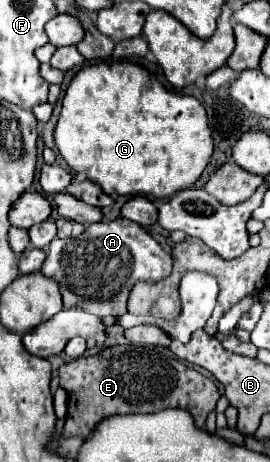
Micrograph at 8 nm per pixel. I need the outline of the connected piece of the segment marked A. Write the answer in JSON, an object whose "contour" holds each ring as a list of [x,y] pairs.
{"contour":[[[124,217],[114,221],[90,223],[84,233],[72,239],[54,239],[48,245],[48,255],[42,273],[60,283],[64,307],[82,307],[84,311],[106,317],[126,313],[126,301],[136,281],[160,281],[172,271],[172,257],[162,245],[144,231],[138,223]]]}

